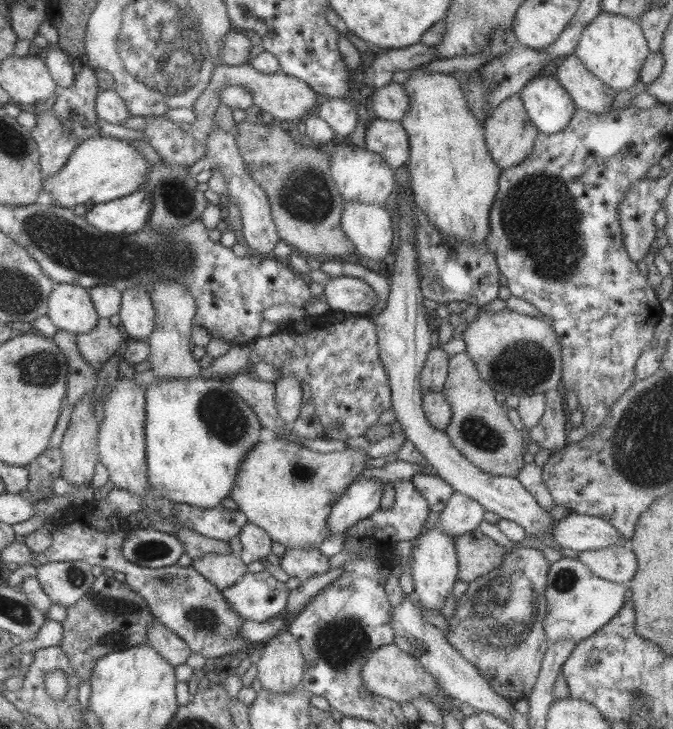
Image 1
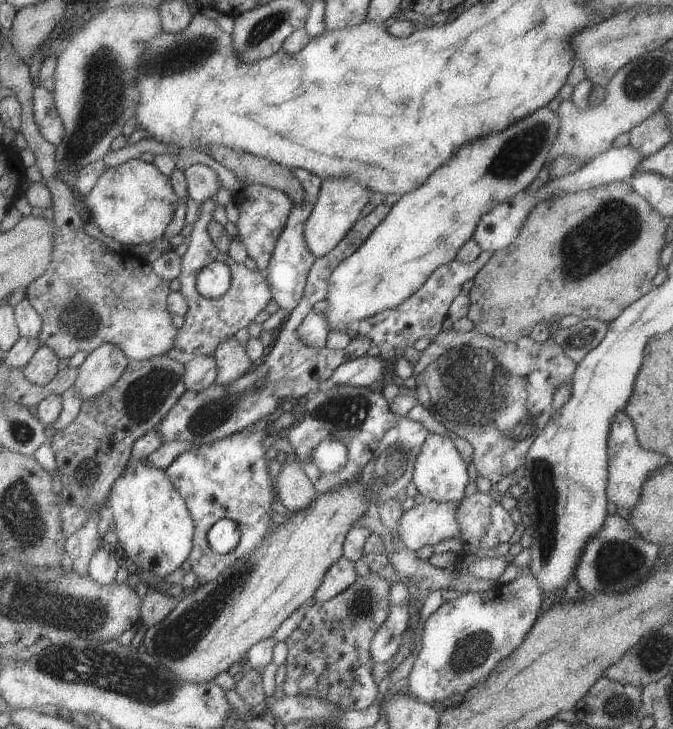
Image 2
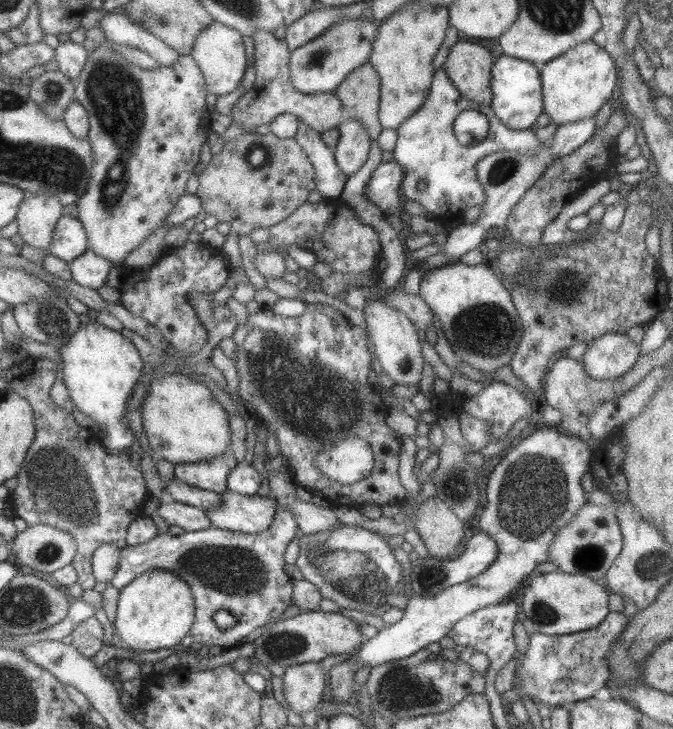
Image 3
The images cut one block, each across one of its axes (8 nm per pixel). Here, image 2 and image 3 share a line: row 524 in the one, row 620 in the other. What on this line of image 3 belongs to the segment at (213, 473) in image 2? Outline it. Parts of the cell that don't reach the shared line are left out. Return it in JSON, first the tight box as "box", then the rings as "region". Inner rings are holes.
{"box":[108,507,298,649],"region":[[[279,507],[267,528],[253,534],[207,527],[183,531],[180,535],[161,533],[135,546],[125,545],[115,576],[108,580],[119,589],[147,570],[173,572],[189,586],[194,598],[194,621],[189,634],[201,645],[223,649],[239,646],[257,626],[278,620],[285,608],[293,603],[294,581],[283,572],[285,547],[298,528],[287,507]],[[220,608],[231,612],[236,623],[229,628],[217,628],[211,615]]]}

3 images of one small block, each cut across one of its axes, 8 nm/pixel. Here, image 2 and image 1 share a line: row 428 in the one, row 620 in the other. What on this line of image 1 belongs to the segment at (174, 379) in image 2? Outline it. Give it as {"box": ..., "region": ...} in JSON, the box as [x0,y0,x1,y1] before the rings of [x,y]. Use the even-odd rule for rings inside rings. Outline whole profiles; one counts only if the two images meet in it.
{"box":[59,574,155,682],"region":[[[101,574],[94,578],[89,590],[65,609],[65,618],[60,620],[62,628],[59,646],[65,651],[69,664],[77,673],[80,682],[91,676],[95,661],[108,652],[147,643],[146,628],[155,623],[147,603],[126,583],[121,583]]]}

